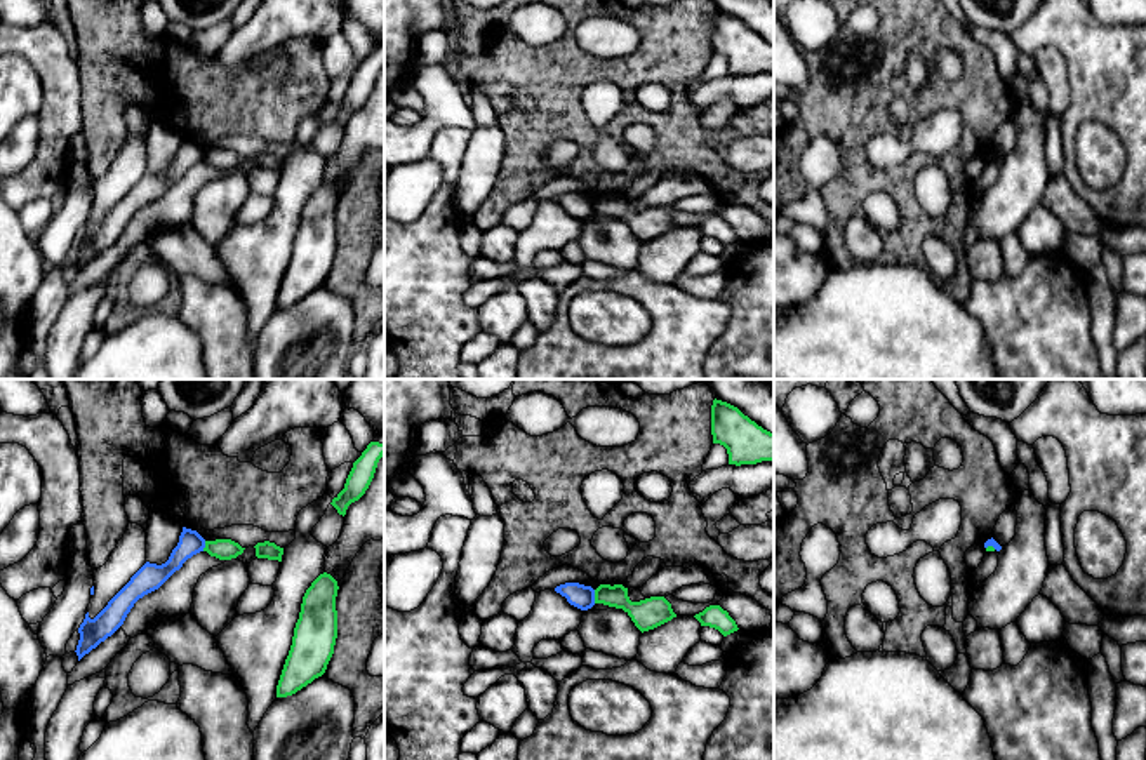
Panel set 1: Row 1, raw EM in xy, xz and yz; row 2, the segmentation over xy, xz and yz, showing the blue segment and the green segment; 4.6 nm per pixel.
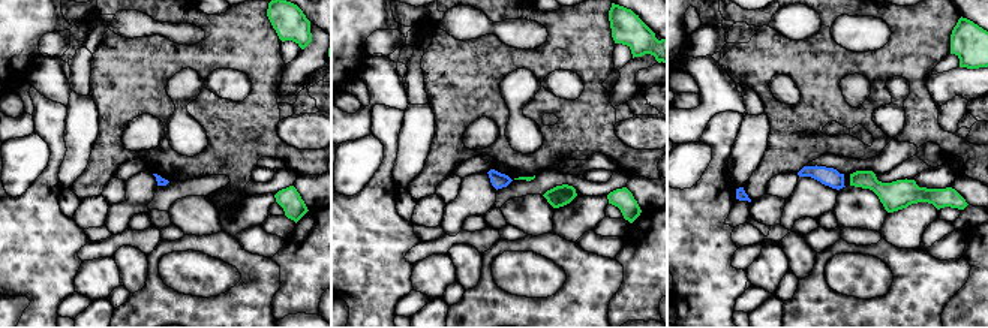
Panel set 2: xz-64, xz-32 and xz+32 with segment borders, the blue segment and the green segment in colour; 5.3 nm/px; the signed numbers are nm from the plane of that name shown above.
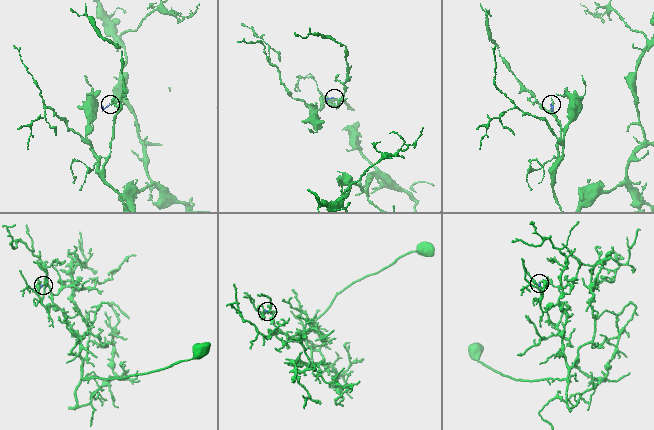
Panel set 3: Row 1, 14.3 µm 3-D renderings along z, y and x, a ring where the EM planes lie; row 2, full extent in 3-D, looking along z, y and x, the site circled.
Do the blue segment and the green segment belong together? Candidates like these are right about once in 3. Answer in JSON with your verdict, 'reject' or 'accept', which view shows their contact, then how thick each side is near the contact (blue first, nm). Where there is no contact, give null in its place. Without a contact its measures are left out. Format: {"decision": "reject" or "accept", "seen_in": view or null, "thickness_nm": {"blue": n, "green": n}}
{"decision": "reject", "seen_in": "xz", "thickness_nm": {"blue": 110, "green": 120}}

